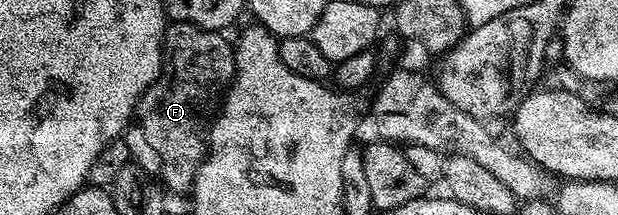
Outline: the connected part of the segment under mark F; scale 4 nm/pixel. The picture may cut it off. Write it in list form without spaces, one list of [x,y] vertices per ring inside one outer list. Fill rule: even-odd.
[[[171,21],[163,32],[163,70],[139,98],[138,132],[161,155],[158,176],[175,193],[192,192],[199,165],[209,152],[211,124],[235,79],[235,51],[232,42],[223,37],[222,32],[213,29]]]

